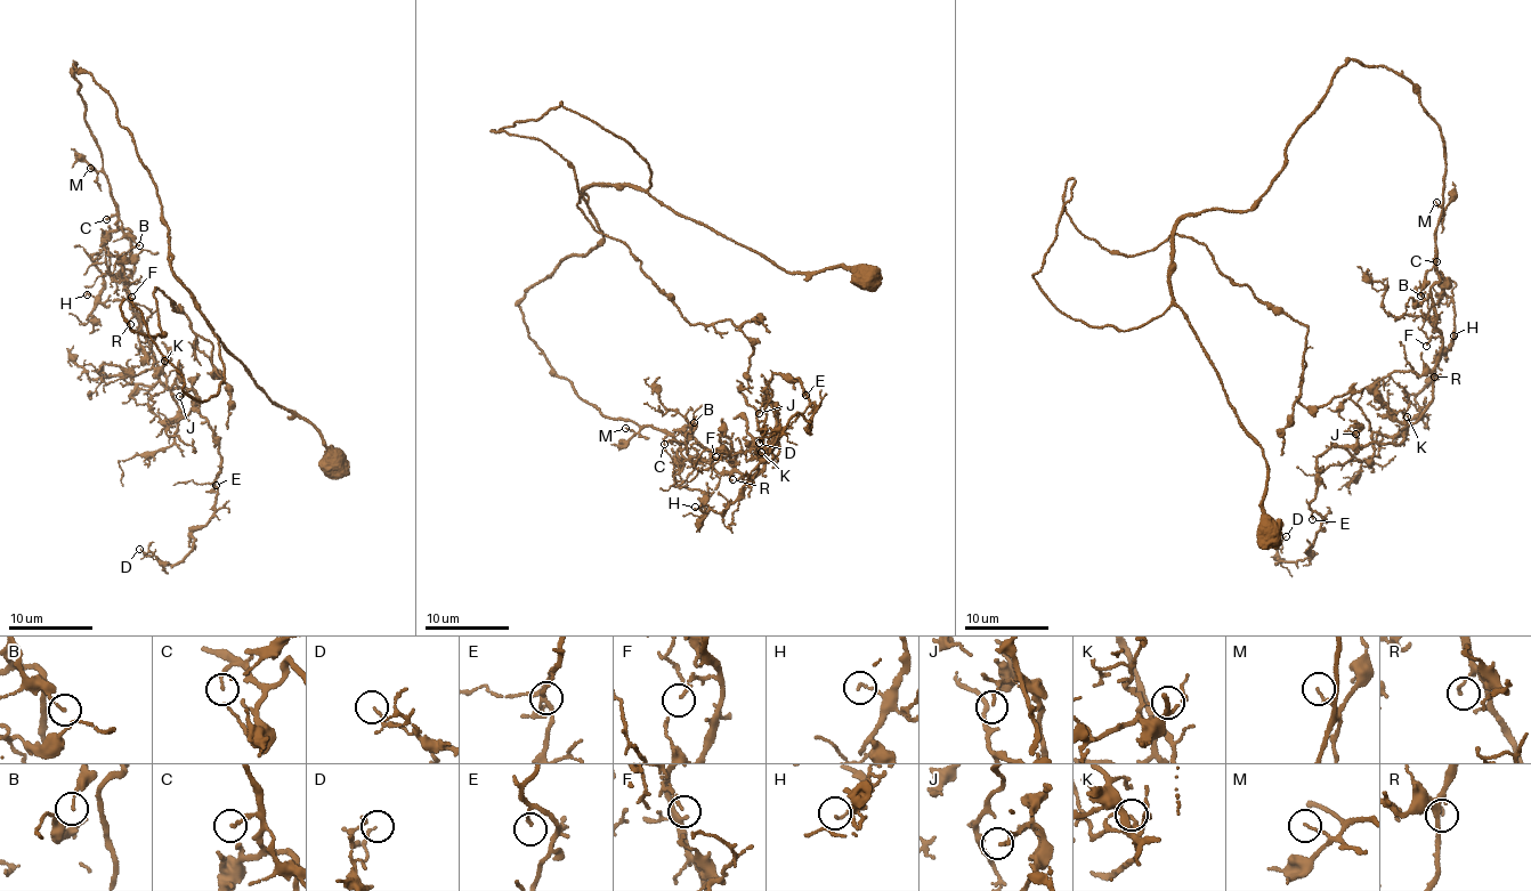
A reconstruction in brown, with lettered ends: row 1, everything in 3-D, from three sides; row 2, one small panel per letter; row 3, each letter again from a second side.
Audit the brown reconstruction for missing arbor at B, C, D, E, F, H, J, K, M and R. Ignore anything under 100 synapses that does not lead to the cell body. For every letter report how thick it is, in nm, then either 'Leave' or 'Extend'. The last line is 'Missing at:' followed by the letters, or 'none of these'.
B: Thickness 70 nm. Leave
C: Thickness 120 nm. Leave
D: Thickness 70 nm. Leave
E: Thickness 130 nm. Leave
F: Thickness 120 nm. Leave
H: Thickness 100 nm. Leave
J: Thickness 120 nm. Leave
K: Thickness 120 nm. Leave
M: Thickness 110 nm. Extend
R: Thickness 120 nm. Leave
Missing at: M

